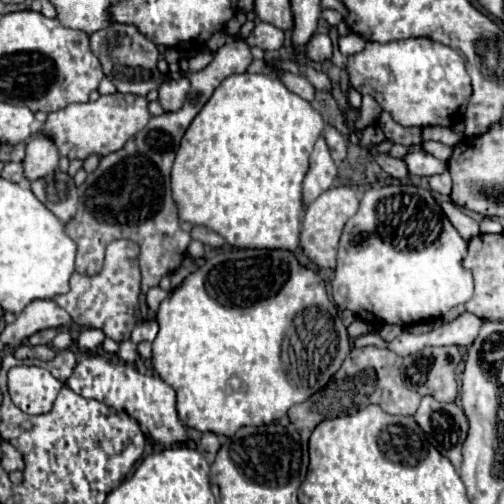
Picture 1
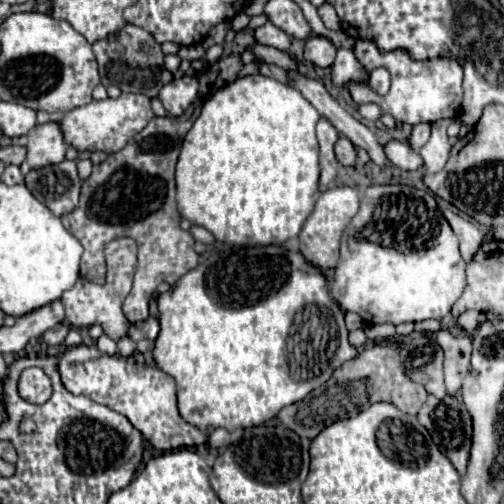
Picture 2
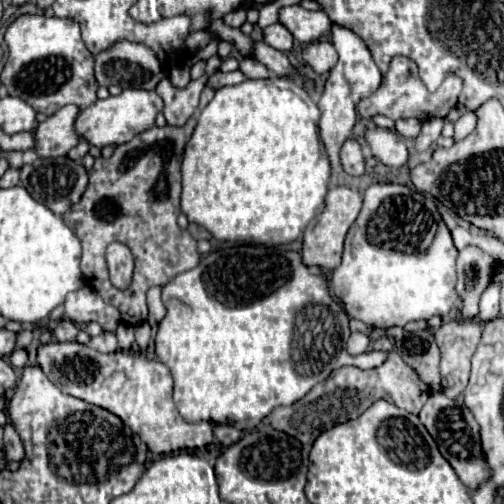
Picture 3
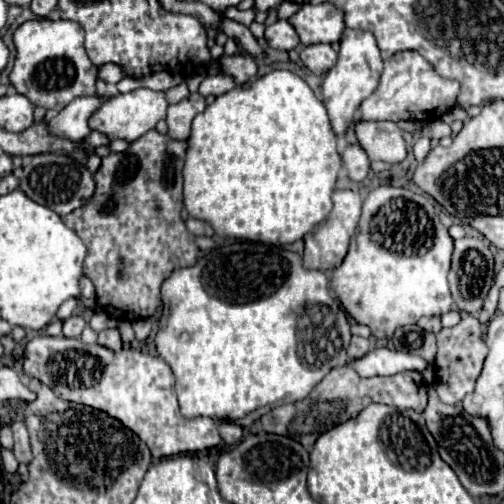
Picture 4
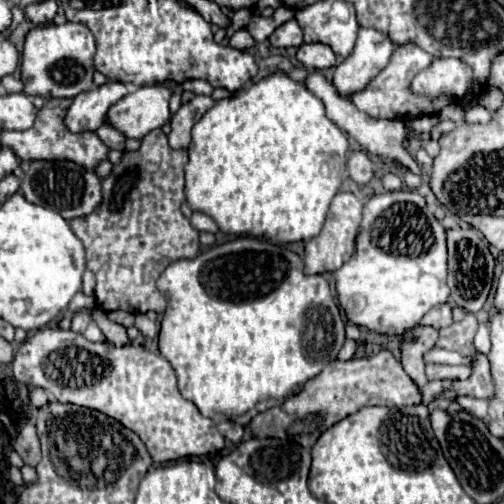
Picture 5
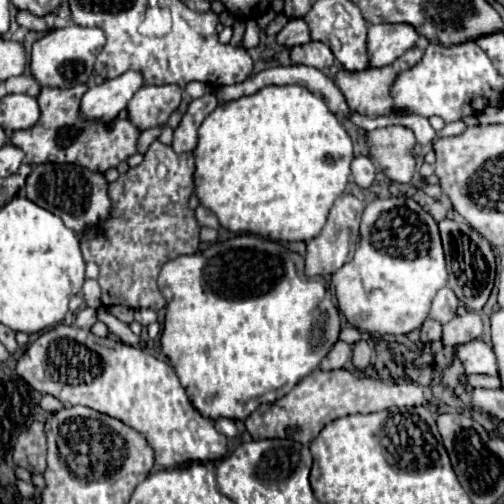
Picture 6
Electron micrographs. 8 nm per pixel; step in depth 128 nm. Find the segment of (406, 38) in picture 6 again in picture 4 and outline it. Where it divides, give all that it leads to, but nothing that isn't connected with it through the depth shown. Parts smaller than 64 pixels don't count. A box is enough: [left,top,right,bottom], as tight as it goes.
[322,30,382,138]

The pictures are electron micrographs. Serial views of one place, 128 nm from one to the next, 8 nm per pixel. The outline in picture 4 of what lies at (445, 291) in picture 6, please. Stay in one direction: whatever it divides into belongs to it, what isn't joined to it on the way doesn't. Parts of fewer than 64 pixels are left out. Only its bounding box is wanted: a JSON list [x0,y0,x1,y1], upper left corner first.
[418,316,442,334]

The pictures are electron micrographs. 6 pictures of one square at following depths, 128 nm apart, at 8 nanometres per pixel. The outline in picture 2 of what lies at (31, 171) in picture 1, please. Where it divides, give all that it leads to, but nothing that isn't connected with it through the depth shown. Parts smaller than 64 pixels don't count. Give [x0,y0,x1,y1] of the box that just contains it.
[28,122,68,168]

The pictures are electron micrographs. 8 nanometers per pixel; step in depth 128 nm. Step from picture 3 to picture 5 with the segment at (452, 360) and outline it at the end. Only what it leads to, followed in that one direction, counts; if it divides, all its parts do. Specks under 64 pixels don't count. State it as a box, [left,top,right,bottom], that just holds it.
[436,312,494,400]

